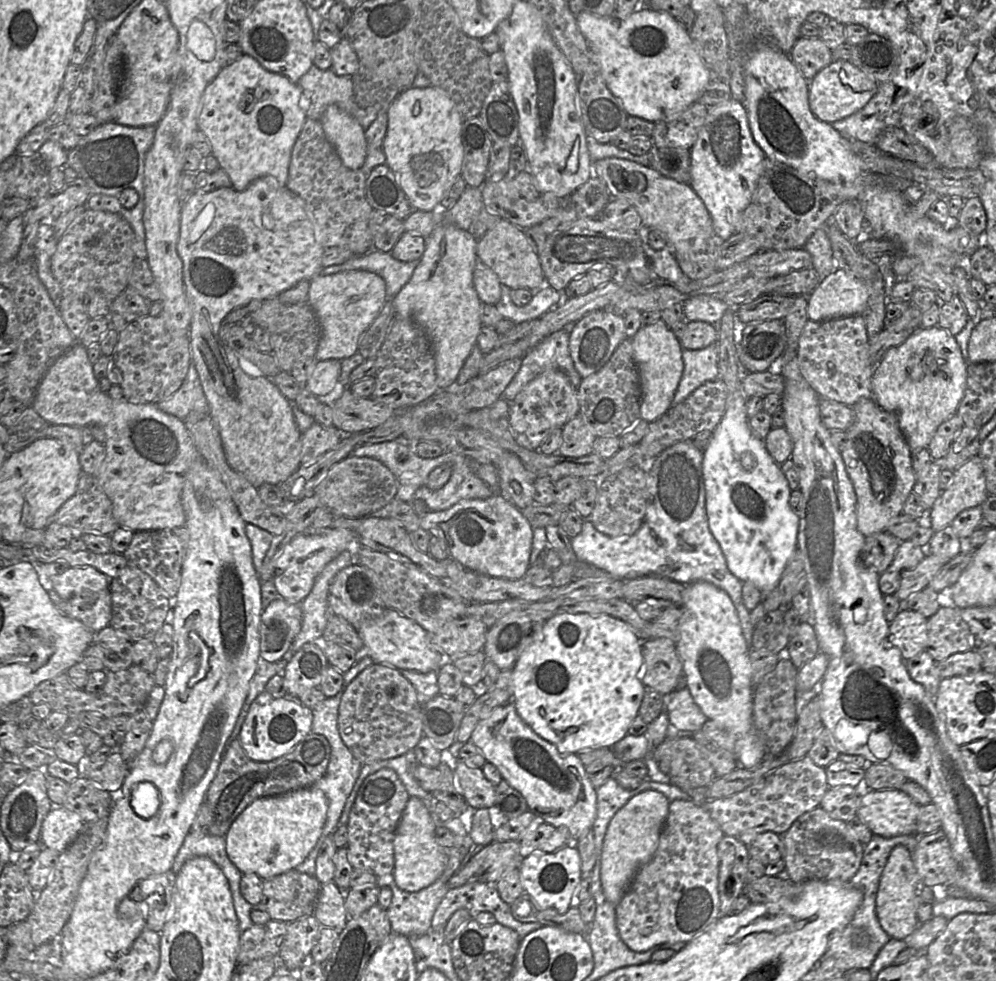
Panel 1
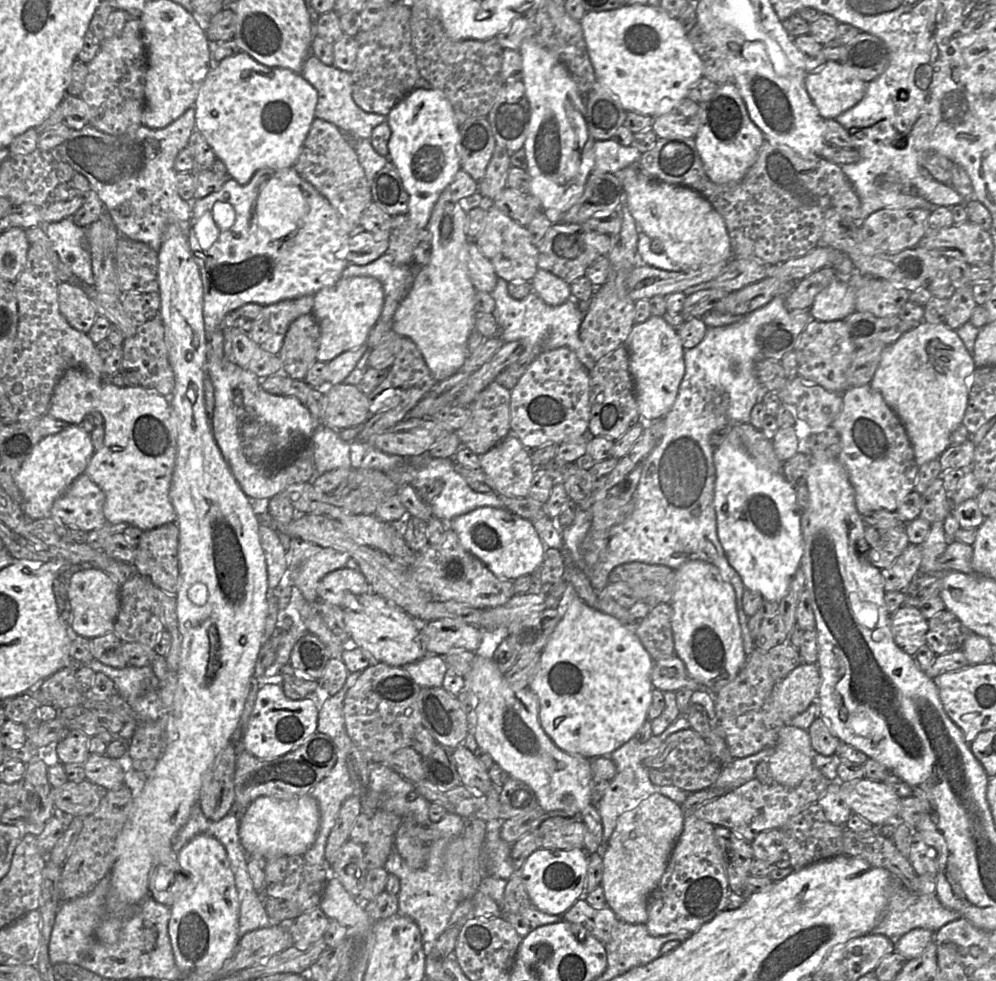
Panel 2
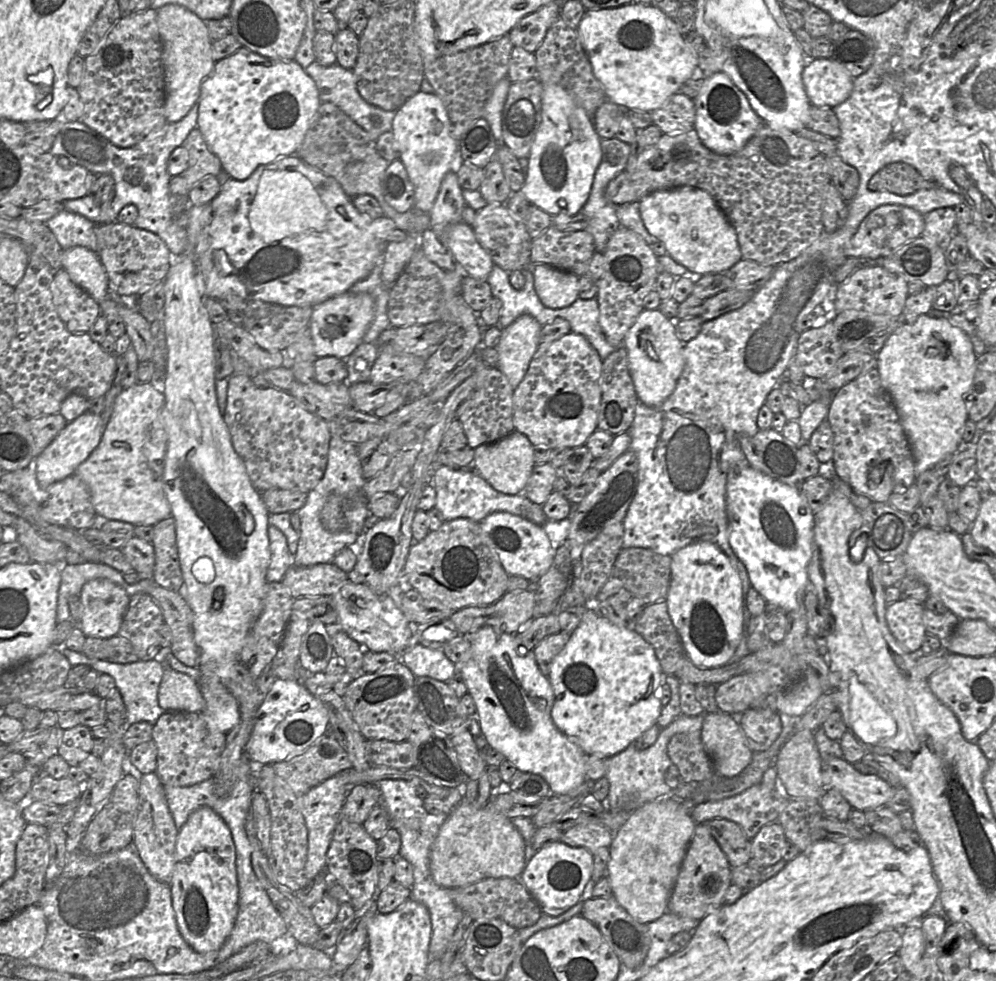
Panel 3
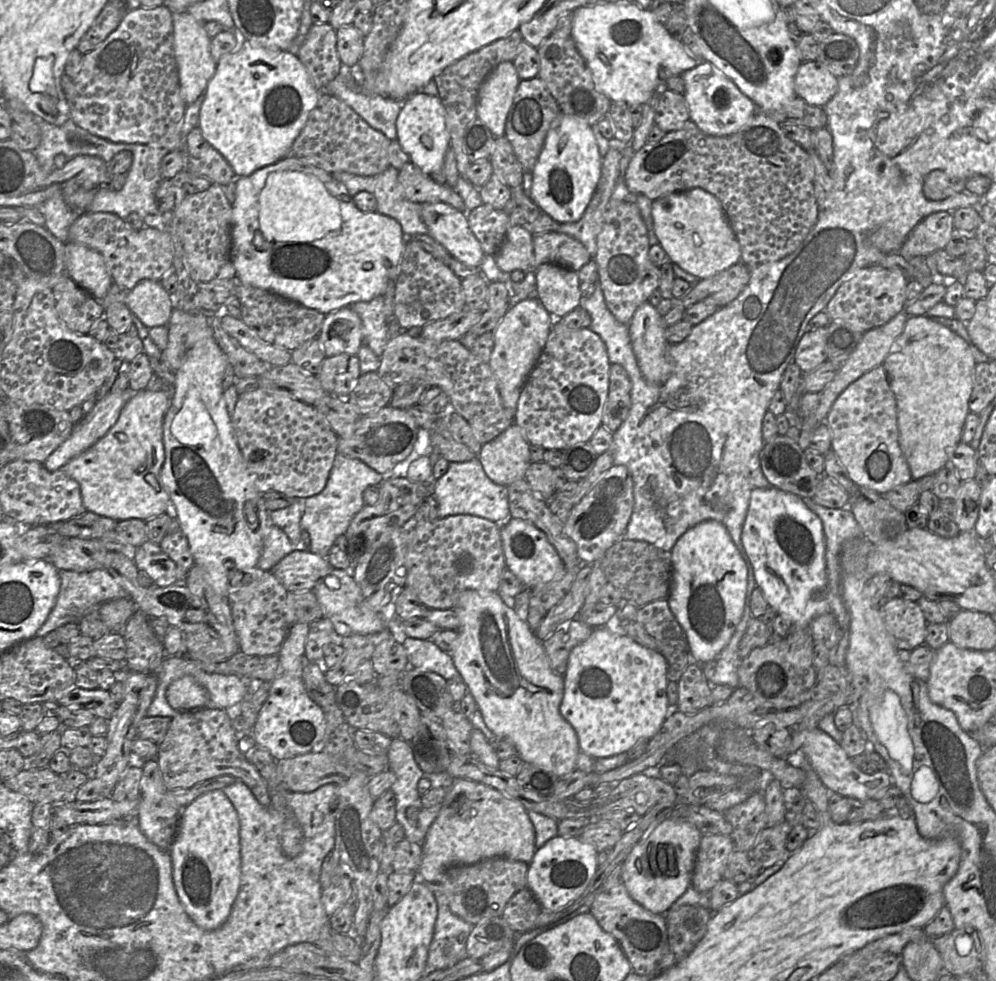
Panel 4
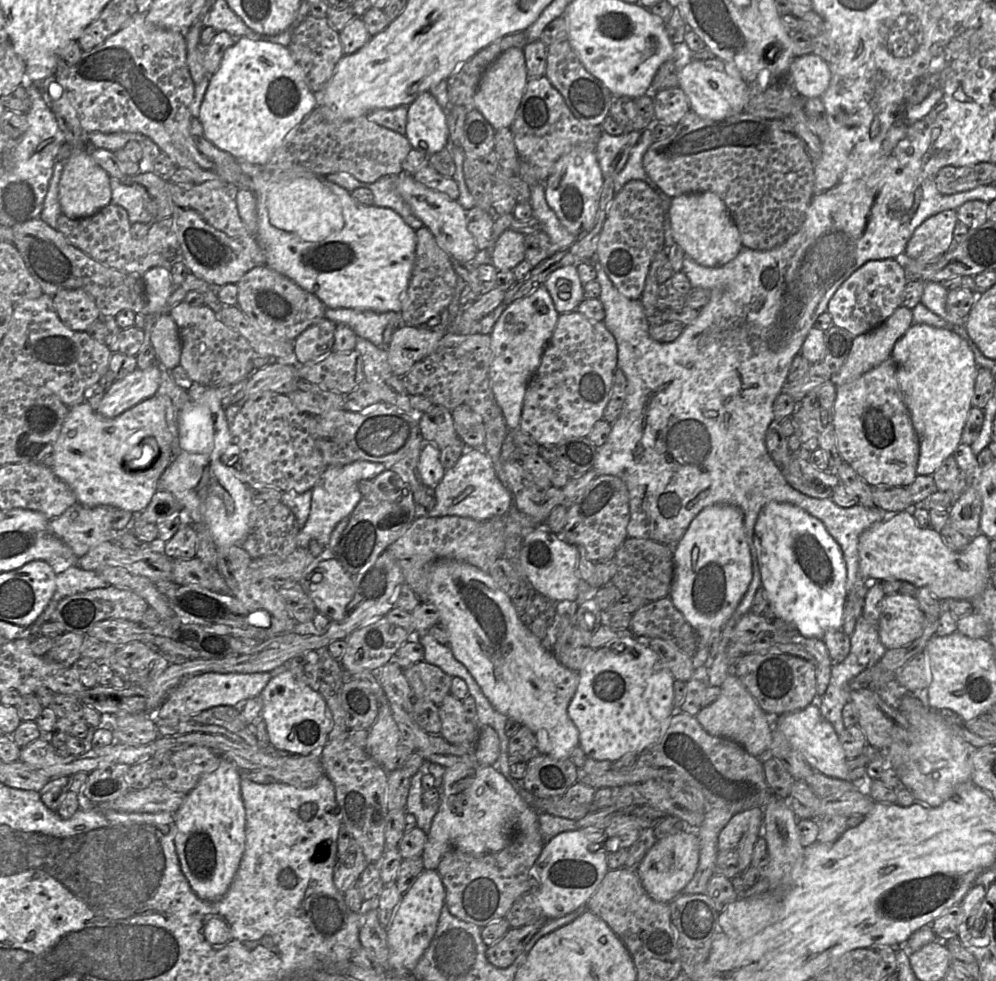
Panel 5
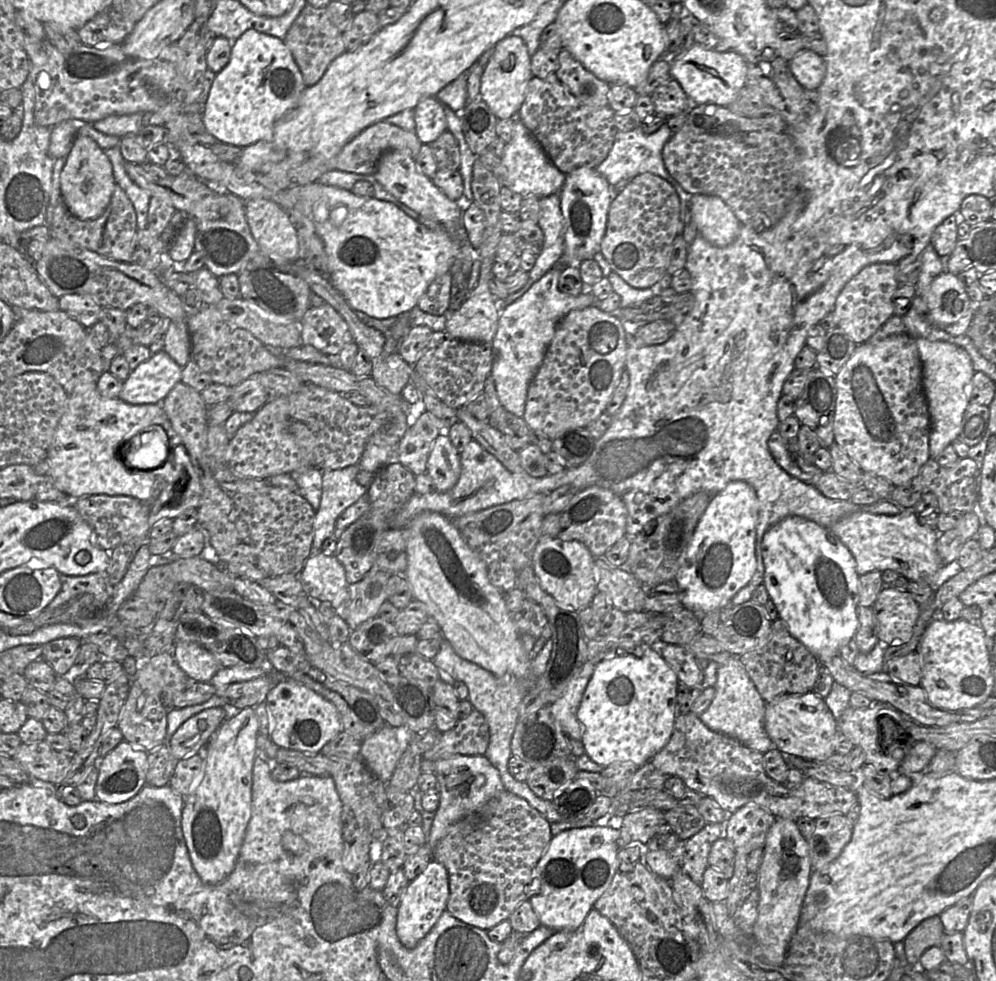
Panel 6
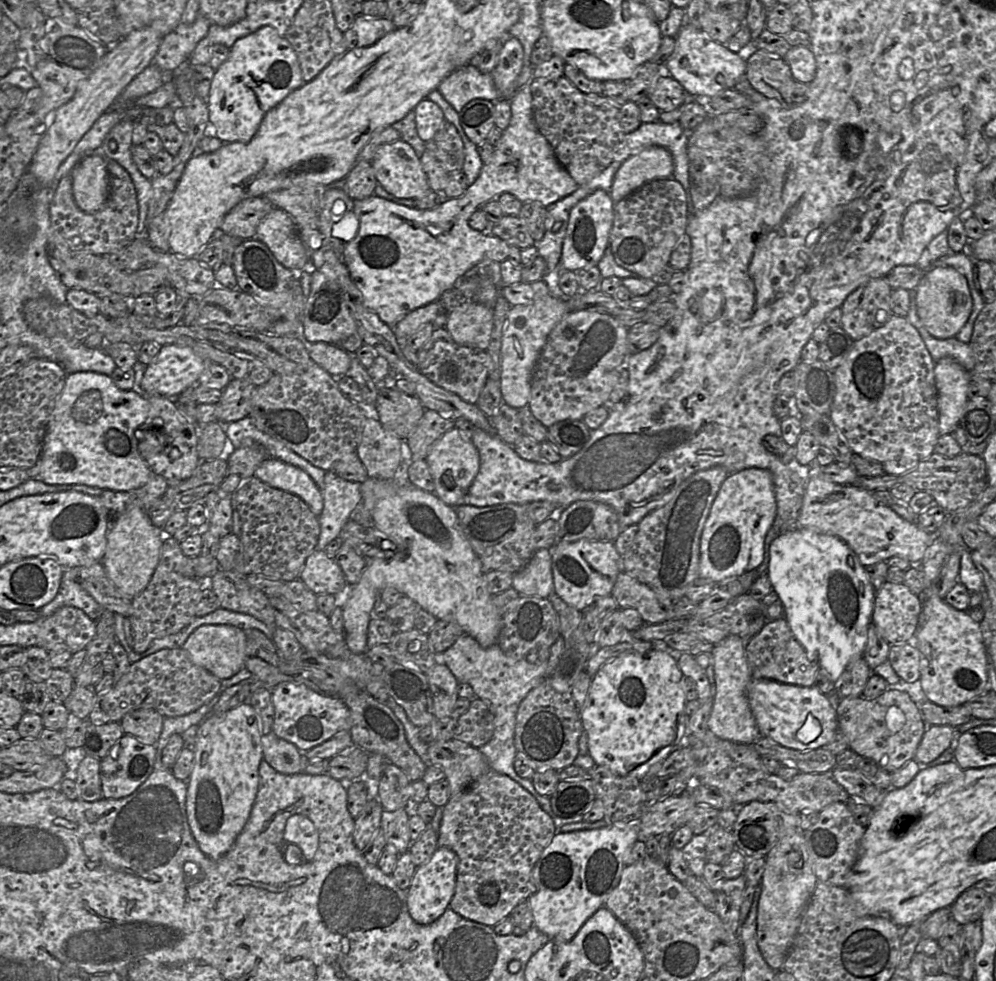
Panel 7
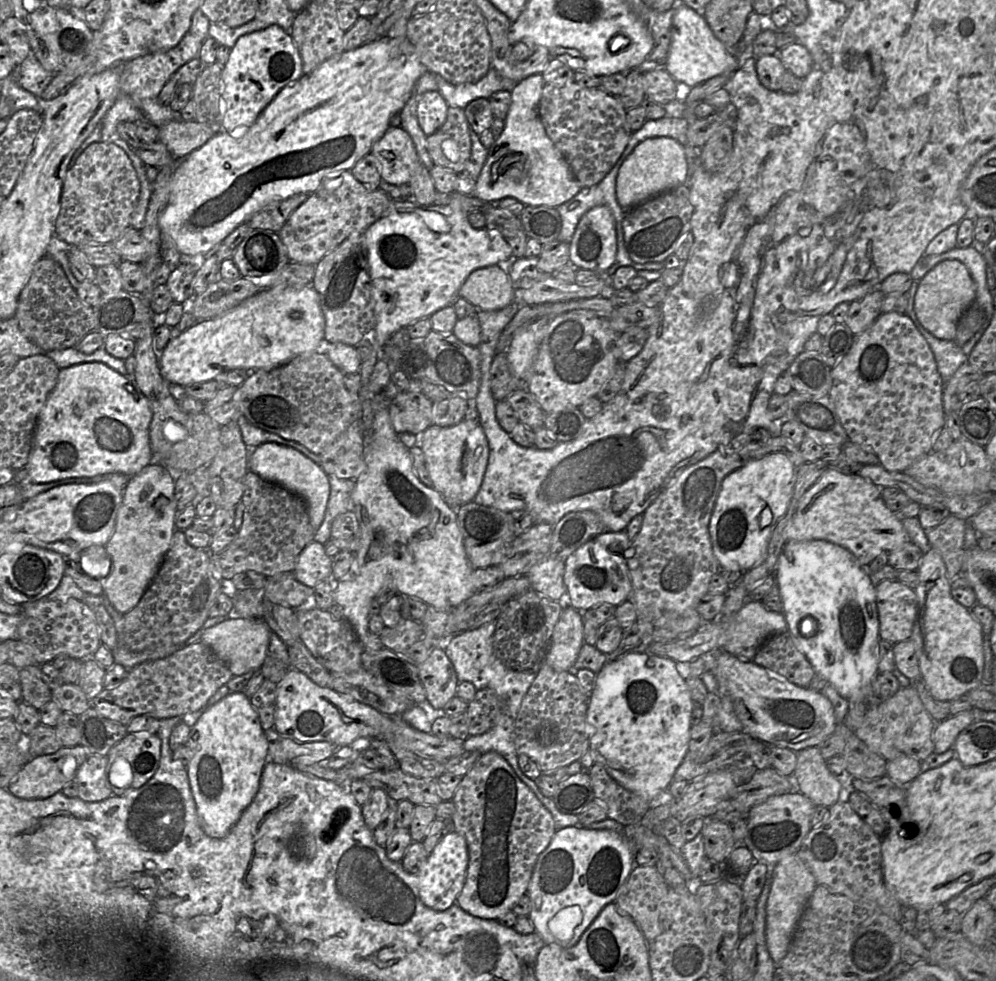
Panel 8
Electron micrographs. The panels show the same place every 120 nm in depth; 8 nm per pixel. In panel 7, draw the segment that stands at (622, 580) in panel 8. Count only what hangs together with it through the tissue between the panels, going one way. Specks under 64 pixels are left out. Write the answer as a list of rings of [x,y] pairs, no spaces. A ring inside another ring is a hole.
[[[580,539],[553,546],[549,550],[554,594],[566,604],[579,611],[587,610],[596,600],[611,595],[617,576],[622,571],[622,556],[617,552],[614,542]]]

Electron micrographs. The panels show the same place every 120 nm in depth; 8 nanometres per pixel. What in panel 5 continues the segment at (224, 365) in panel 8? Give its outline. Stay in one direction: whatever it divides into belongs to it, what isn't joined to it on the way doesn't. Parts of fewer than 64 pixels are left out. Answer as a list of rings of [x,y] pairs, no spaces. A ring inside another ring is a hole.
[[[157,363],[147,369],[135,369],[123,379],[115,381],[105,393],[97,412],[108,419],[115,418],[136,404],[156,395],[161,380],[162,367]]]

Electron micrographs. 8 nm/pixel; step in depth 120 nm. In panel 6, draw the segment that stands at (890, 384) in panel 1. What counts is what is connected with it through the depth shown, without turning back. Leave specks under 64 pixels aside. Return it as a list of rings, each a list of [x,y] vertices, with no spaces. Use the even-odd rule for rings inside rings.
[[[924,338],[915,339],[915,343],[922,362],[923,388],[931,418],[930,459],[937,459],[961,433],[964,413],[970,403],[975,371],[969,354],[953,343]]]

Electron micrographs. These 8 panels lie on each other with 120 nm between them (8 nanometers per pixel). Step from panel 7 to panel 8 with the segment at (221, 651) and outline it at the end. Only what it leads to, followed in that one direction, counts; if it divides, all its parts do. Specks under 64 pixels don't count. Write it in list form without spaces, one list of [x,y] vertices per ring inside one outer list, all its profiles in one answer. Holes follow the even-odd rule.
[[[229,618],[204,630],[200,643],[207,646],[233,674],[240,676],[249,671],[260,670],[268,656],[272,630],[263,619]]]

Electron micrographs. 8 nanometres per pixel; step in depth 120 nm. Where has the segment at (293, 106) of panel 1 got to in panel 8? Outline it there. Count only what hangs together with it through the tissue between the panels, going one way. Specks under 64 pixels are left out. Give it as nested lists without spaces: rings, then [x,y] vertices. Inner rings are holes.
[[[270,25],[238,38],[230,49],[227,62],[221,68],[221,130],[233,137],[244,135],[278,92],[302,75],[301,56],[289,31],[278,25]]]

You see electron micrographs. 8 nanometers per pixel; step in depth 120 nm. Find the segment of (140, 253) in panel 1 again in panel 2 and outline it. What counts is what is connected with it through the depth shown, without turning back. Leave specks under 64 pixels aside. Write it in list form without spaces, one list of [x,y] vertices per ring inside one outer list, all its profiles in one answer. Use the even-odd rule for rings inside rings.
[[[189,108],[178,119],[168,126],[159,129],[147,128],[140,125],[122,135],[110,135],[101,132],[93,126],[86,126],[80,130],[71,130],[69,137],[53,152],[57,161],[69,164],[76,173],[82,174],[90,183],[110,214],[120,236],[130,240],[143,242],[158,251],[163,241],[166,228],[169,225],[178,226],[188,235],[192,217],[191,202],[183,200],[176,187],[176,170],[174,163],[179,152],[188,146],[191,133],[195,130],[195,109]],[[124,202],[132,206],[129,216],[122,216],[118,207]]]

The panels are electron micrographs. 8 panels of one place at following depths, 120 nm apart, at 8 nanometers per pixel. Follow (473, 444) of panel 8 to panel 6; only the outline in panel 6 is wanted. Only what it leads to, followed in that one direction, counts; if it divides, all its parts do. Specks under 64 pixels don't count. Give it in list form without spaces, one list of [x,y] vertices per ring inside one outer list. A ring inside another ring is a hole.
[[[440,434],[432,444],[427,461],[427,474],[439,492],[452,489],[461,472],[460,453],[451,443],[449,436]]]

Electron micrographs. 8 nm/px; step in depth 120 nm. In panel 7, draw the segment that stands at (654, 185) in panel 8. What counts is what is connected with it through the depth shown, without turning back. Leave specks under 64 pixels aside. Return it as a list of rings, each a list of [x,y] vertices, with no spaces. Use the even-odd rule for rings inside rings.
[[[651,146],[629,157],[614,176],[610,196],[616,204],[647,182],[672,178],[673,158],[660,146]]]

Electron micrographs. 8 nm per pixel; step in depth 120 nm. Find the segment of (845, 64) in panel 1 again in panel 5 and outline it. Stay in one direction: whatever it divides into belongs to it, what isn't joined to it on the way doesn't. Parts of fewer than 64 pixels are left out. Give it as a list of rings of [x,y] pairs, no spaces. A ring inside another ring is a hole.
[[[810,53],[793,60],[789,78],[794,91],[802,98],[820,98],[829,87],[831,70],[821,57]]]

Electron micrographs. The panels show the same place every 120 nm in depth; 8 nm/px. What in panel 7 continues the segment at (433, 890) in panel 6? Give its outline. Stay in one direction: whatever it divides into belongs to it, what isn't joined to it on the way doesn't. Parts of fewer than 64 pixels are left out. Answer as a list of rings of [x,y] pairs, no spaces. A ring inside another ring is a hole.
[[[438,847],[431,859],[417,867],[412,883],[407,889],[409,914],[415,922],[427,925],[438,919],[449,907],[455,893],[458,857],[447,847]]]

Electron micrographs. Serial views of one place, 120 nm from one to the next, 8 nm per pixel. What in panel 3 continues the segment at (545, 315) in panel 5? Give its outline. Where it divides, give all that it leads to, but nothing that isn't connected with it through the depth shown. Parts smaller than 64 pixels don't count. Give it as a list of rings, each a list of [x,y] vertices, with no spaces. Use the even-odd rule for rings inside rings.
[[[523,314],[501,330],[495,346],[497,368],[506,376],[513,390],[525,376],[538,349],[542,325],[531,315]]]

